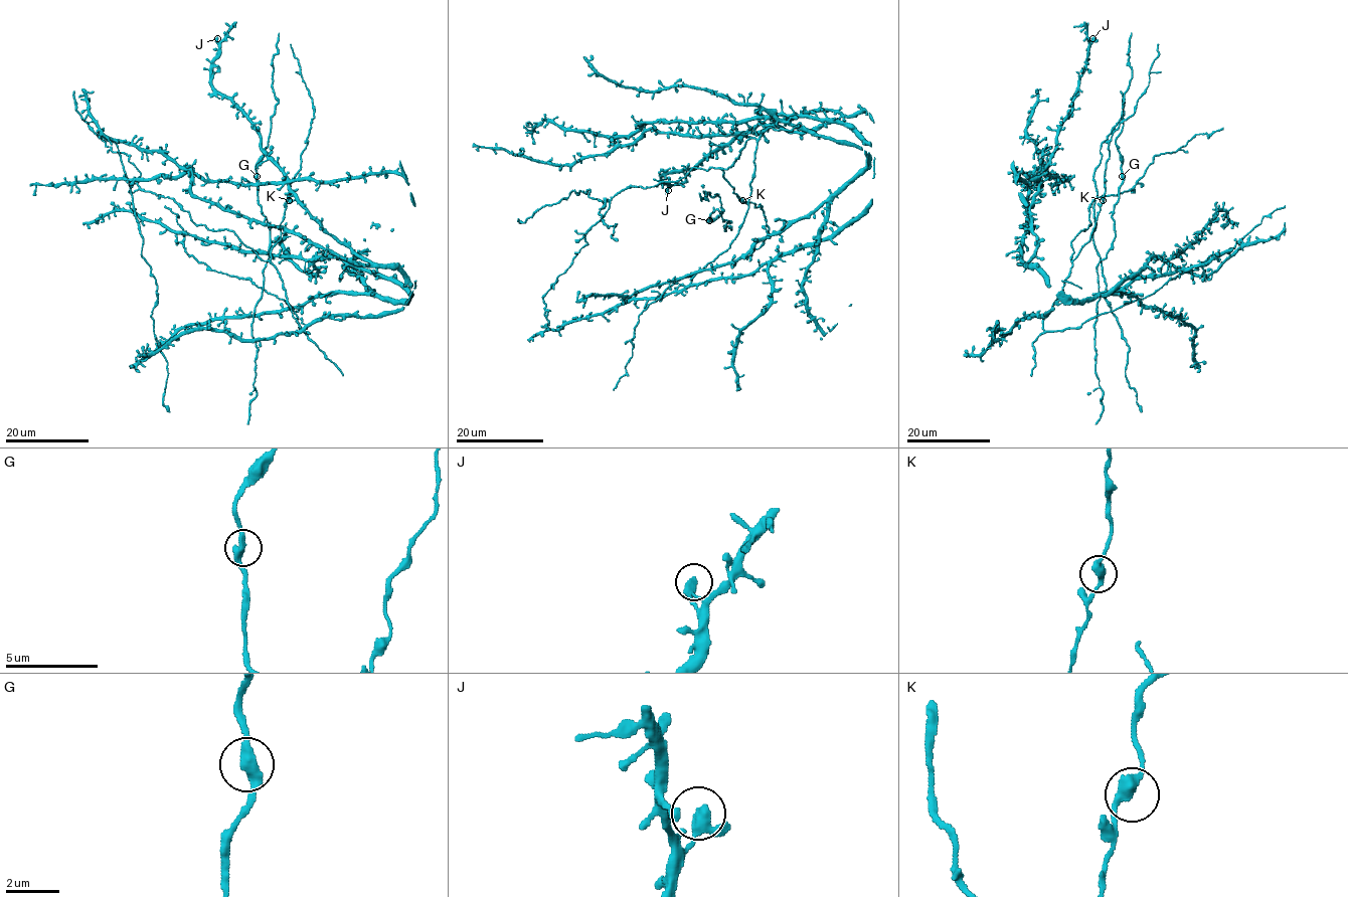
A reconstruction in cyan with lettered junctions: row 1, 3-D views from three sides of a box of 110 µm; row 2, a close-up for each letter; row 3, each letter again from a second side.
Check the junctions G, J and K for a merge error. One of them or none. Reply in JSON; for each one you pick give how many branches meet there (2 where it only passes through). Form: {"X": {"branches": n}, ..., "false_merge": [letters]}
{"false_merge": []}

